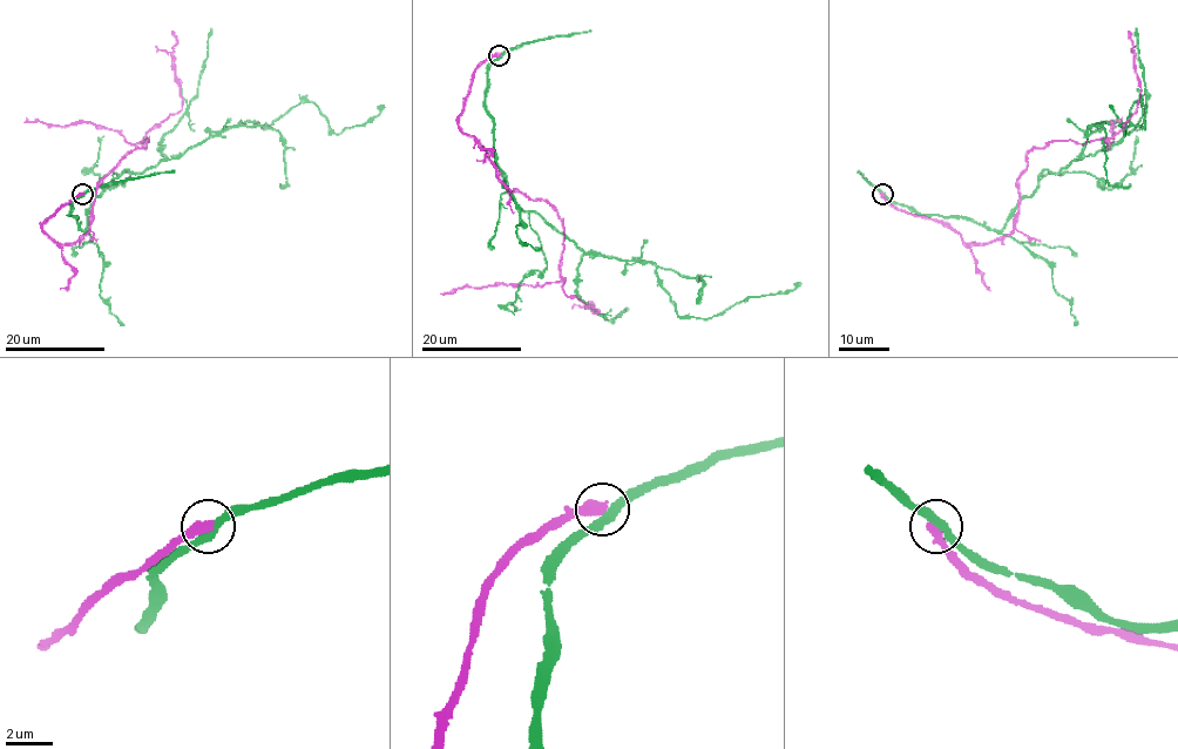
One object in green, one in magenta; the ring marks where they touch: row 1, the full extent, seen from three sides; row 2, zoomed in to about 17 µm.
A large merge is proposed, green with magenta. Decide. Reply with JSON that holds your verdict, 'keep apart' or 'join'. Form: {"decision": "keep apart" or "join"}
{"decision": "keep apart"}

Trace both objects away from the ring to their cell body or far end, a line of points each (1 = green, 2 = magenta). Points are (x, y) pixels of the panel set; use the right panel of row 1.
1: (882, 194), (997, 230), (1046, 170), (1080, 159), (1094, 123), (1144, 126), (1141, 102), (1124, 134), (1109, 105)
2: (882, 194), (965, 243), (1007, 236), (1030, 152), (1112, 137), (1137, 108), (1128, 31)

